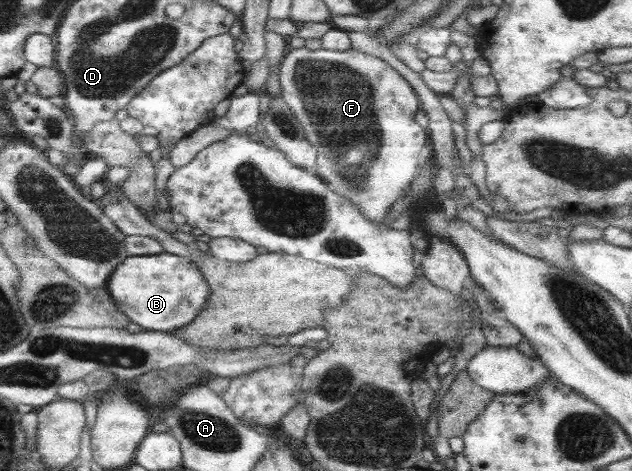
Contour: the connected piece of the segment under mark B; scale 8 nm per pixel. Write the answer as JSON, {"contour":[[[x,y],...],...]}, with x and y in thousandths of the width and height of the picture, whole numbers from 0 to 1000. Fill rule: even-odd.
{"contour":[[[259,533],[250,541],[204,544],[180,569],[168,601],[165,614],[187,660],[206,684],[220,690],[225,703],[266,707],[297,690],[323,654],[323,645],[329,637],[329,624],[332,624],[332,611],[323,601],[310,563]]]}

